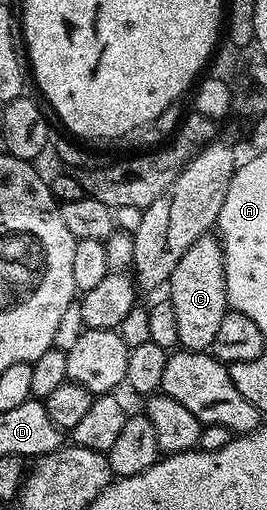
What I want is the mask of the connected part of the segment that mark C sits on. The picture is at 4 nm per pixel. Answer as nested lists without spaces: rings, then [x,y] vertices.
[[[218,236],[197,239],[197,243],[181,255],[181,263],[173,267],[170,289],[169,299],[173,303],[173,312],[177,314],[179,345],[185,349],[210,350],[213,339],[217,339],[217,330],[221,328],[221,319],[225,319],[229,311],[225,259]]]

